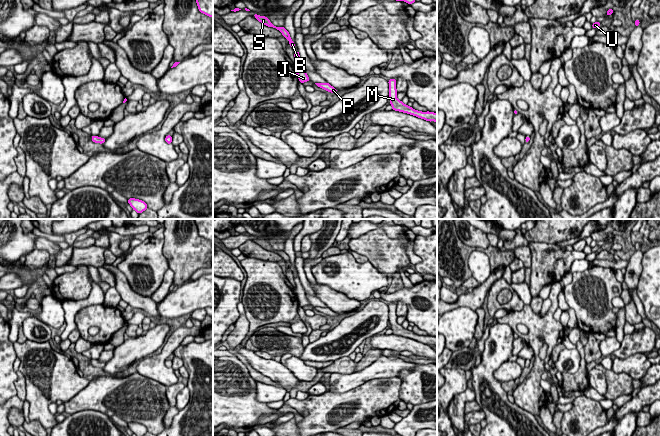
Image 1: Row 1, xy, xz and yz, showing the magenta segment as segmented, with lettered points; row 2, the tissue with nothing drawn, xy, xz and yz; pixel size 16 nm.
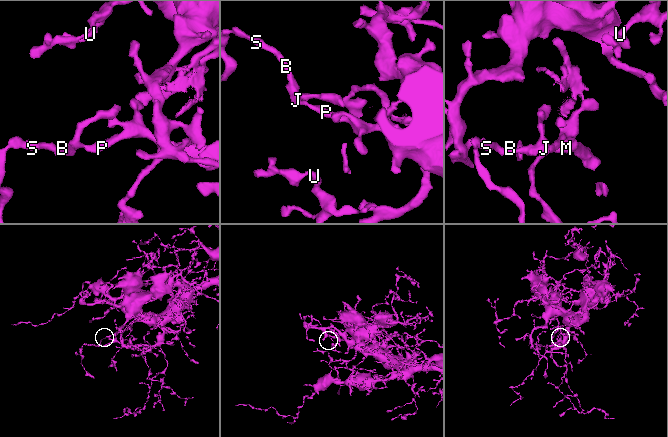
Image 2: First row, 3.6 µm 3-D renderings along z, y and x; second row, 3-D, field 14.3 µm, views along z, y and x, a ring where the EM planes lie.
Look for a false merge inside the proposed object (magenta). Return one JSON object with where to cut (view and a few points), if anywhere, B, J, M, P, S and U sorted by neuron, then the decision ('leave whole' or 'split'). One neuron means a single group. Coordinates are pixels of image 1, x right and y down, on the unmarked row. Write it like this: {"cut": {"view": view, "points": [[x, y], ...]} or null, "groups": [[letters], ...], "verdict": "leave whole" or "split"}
{"cut": null, "groups": [["B", "J", "M", "P", "S", "U"]], "verdict": "leave whole"}

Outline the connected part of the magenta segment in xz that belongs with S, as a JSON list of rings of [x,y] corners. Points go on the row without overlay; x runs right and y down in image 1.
[[[256,237],[253,239],[258,245],[260,245],[262,248],[268,250],[268,251],[272,251],[272,252],[275,252],[277,254],[279,254],[282,259],[289,265],[289,268],[290,268],[290,271],[295,271],[295,267],[292,265],[292,263],[290,262],[290,258],[289,256],[284,252],[284,251],[277,251],[277,250],[274,250],[270,244],[265,241],[265,240],[259,240],[257,239]]]

